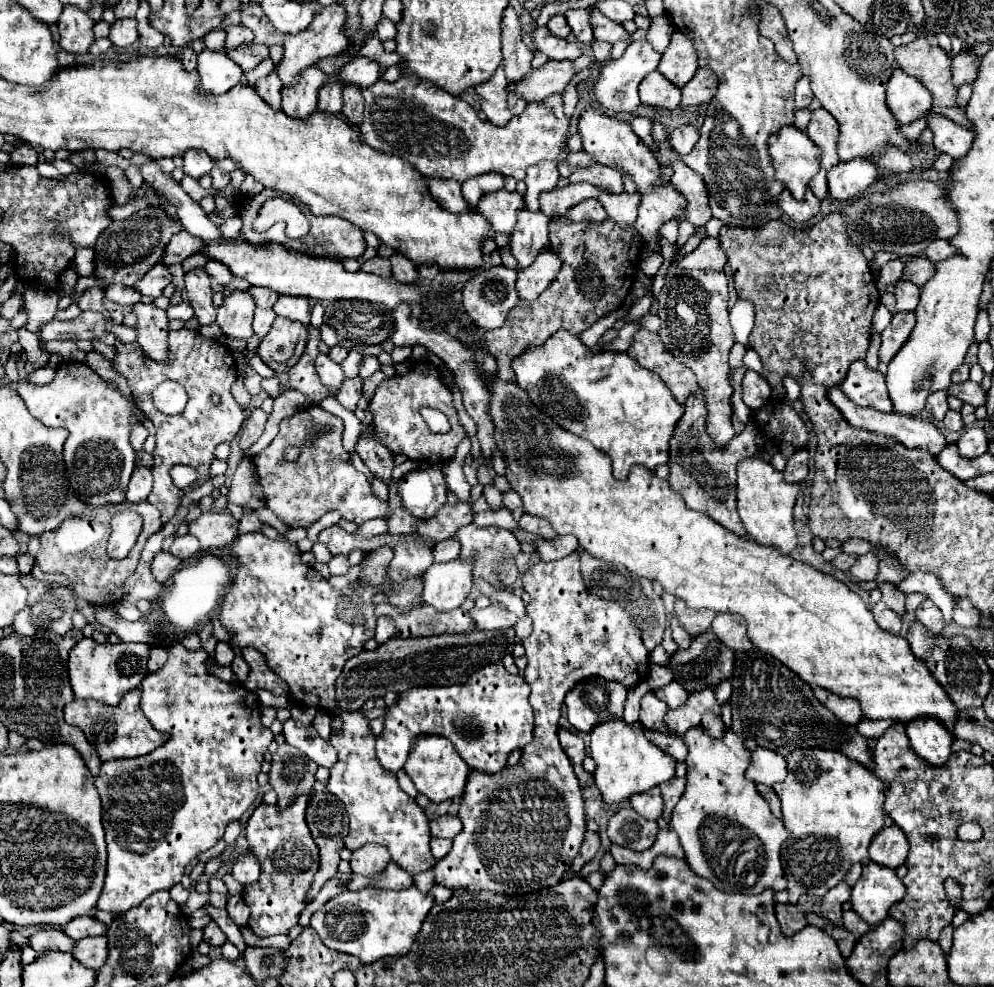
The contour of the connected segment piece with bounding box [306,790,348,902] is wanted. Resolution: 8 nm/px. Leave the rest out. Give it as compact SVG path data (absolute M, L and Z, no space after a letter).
M324 790L324 792L316 792L314 800L310 800L310 804L306 808L306 822L312 832L314 842L318 844L318 850L320 850L320 868L312 880L310 890L308 890L308 902L312 902L314 896L318 894L318 890L322 888L322 884L338 872L340 850L344 848L344 838L348 836L348 820L346 820L346 810L342 808L342 802L334 794Z

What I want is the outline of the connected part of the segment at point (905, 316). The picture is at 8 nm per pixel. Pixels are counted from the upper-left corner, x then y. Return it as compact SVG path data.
M898 312L894 314L888 328L882 332L882 344L880 344L880 362L890 362L896 352L904 346L906 338L910 336L912 328L916 324L914 312Z

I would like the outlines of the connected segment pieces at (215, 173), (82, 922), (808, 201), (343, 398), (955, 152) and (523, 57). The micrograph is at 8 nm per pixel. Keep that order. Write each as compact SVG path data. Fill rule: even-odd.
M214 166L214 168L212 168L210 176L214 178L214 182L212 182L212 188L224 190L224 188L230 184L230 174L228 174L228 172L222 172L218 166Z
M78 916L74 918L70 924L66 924L64 932L72 938L72 940L82 940L86 936L102 936L106 934L106 924L98 922L96 918L92 916Z
M808 188L804 194L804 200L794 200L790 196L790 192L782 192L778 196L778 206L788 214L790 220L794 222L806 222L810 218L814 218L820 212L820 200L812 194L812 190Z
M352 378L352 380L346 380L340 388L340 392L336 394L336 400L350 412L356 410L356 404L362 396L362 382L360 378Z
M928 114L928 128L934 132L934 146L952 158L962 158L972 148L972 130L964 128L940 114Z
M508 6L502 14L502 56L504 56L504 72L508 80L522 80L526 72L532 70L530 60L534 56L532 50L526 48L520 36L518 16L512 6Z

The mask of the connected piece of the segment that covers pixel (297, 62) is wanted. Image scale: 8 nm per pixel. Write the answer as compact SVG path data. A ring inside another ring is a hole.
M340 4L322 8L320 12L316 12L312 24L306 30L302 30L298 34L284 34L284 60L276 68L282 84L292 86L304 68L314 66L320 58L338 56L340 52L344 52L348 48L348 42L350 40L346 38L346 10Z

